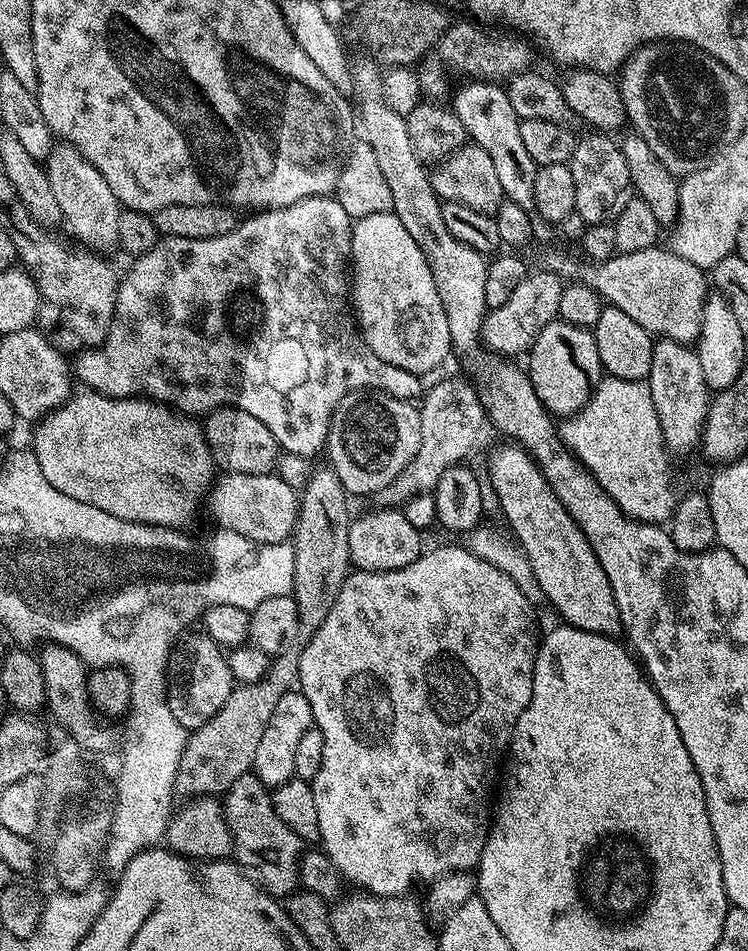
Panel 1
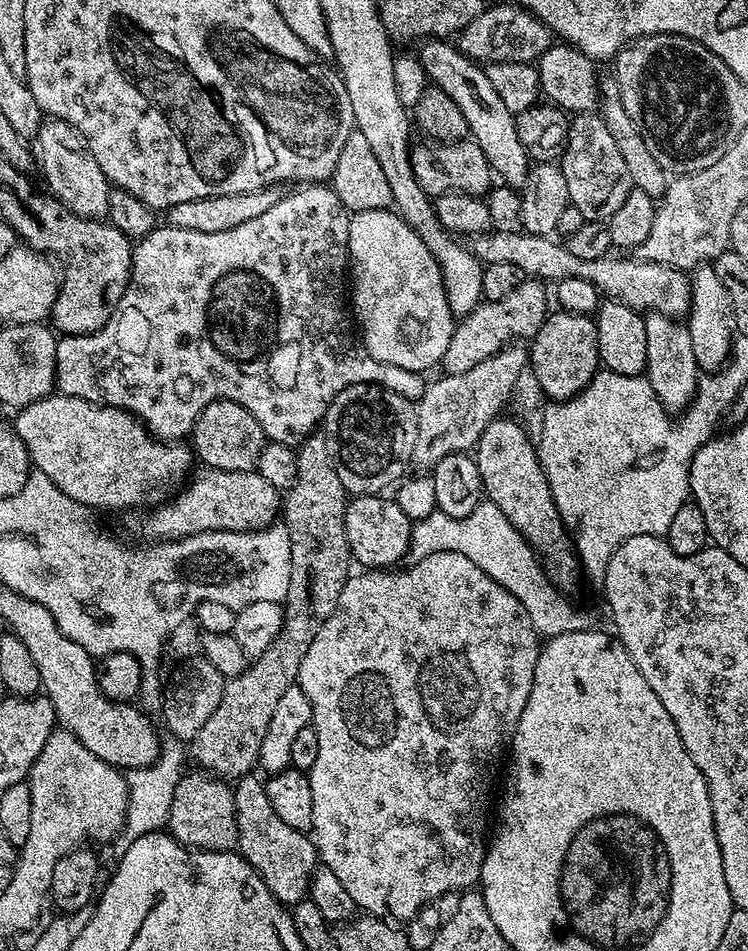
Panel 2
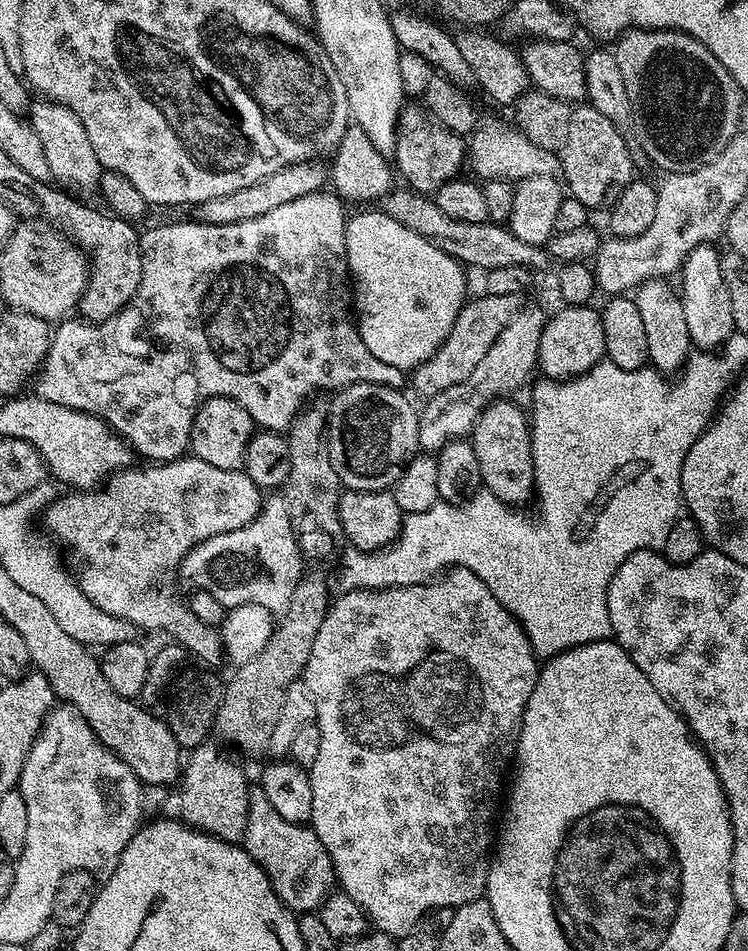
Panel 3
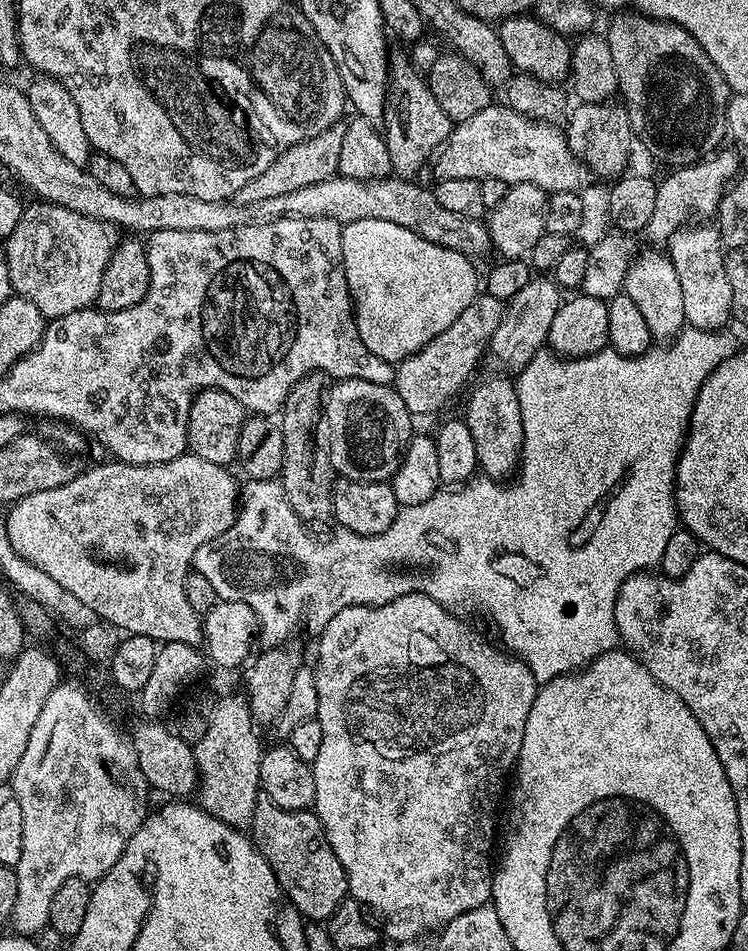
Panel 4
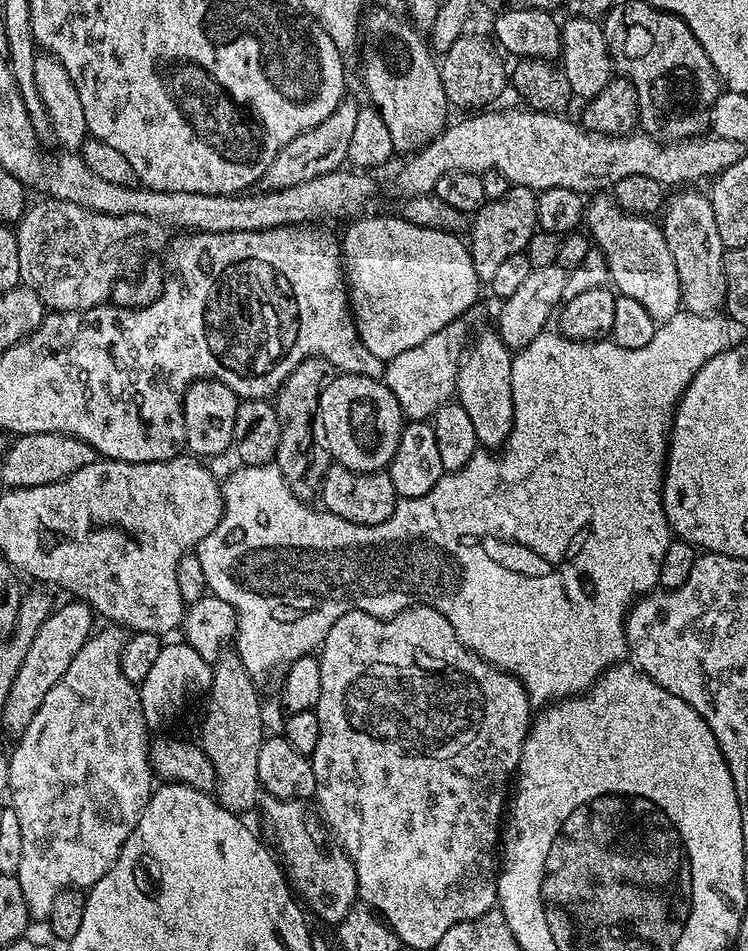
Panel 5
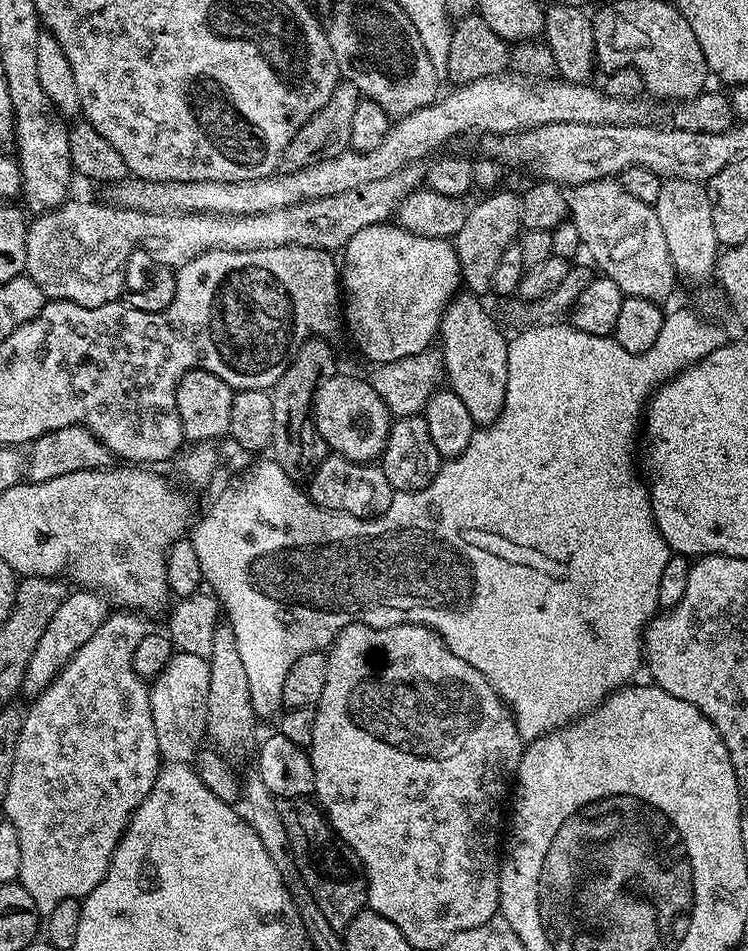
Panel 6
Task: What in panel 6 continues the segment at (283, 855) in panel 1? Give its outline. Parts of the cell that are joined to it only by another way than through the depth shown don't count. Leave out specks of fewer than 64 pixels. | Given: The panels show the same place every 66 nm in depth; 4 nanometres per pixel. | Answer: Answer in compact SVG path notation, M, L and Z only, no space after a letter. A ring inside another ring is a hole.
M311 799L280 800L279 805L282 822L286 822L286 830L292 839L292 853L296 865L310 894L314 894L314 902L318 902L322 914L326 914L326 922L330 922L330 926L338 930L347 928L348 923L366 907L368 902L368 879L364 876L364 867L360 864L360 859L356 857L354 850L332 831L323 811Z

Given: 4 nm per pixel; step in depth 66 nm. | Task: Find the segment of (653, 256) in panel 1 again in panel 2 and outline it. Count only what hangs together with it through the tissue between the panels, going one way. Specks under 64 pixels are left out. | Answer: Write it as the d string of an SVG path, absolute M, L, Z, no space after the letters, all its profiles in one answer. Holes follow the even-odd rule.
M491 231L473 237L470 249L481 263L506 262L507 265L518 266L523 275L542 282L555 282L566 278L585 279L609 299L622 301L624 305L639 312L662 314L673 318L687 315L692 304L692 284L691 277L683 269L650 263L639 258L579 258L570 252L567 245L558 243L560 242L551 237L530 235L524 231L514 234Z

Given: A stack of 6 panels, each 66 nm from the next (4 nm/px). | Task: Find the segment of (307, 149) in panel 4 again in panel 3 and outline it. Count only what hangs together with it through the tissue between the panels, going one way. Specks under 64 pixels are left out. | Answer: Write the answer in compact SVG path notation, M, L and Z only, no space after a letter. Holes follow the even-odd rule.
M323 163L291 164L242 190L234 190L234 194L226 194L218 198L210 198L198 206L199 223L201 224L233 224L246 222L250 218L262 218L262 214L270 214L270 210L282 206L286 202L294 202L311 192L319 192L325 187L330 172Z

